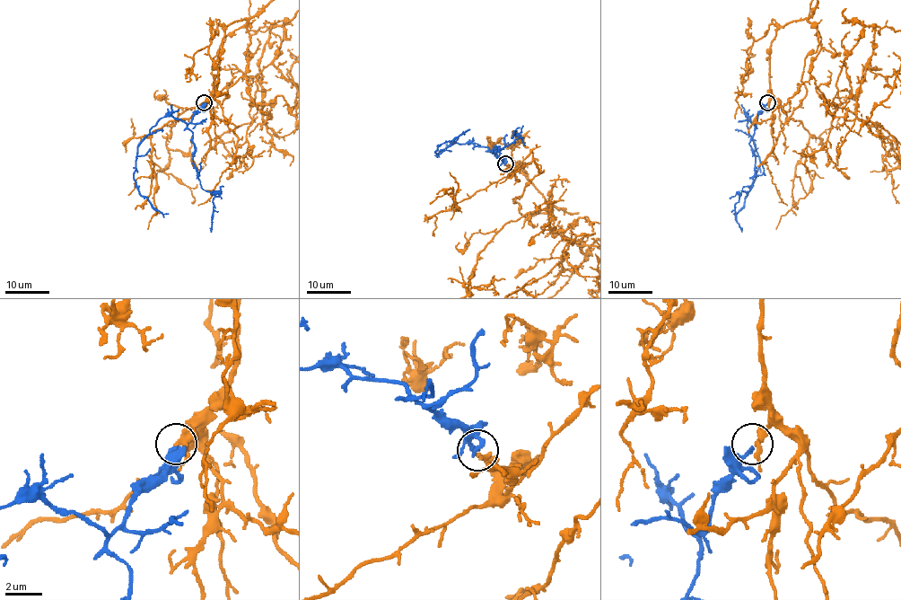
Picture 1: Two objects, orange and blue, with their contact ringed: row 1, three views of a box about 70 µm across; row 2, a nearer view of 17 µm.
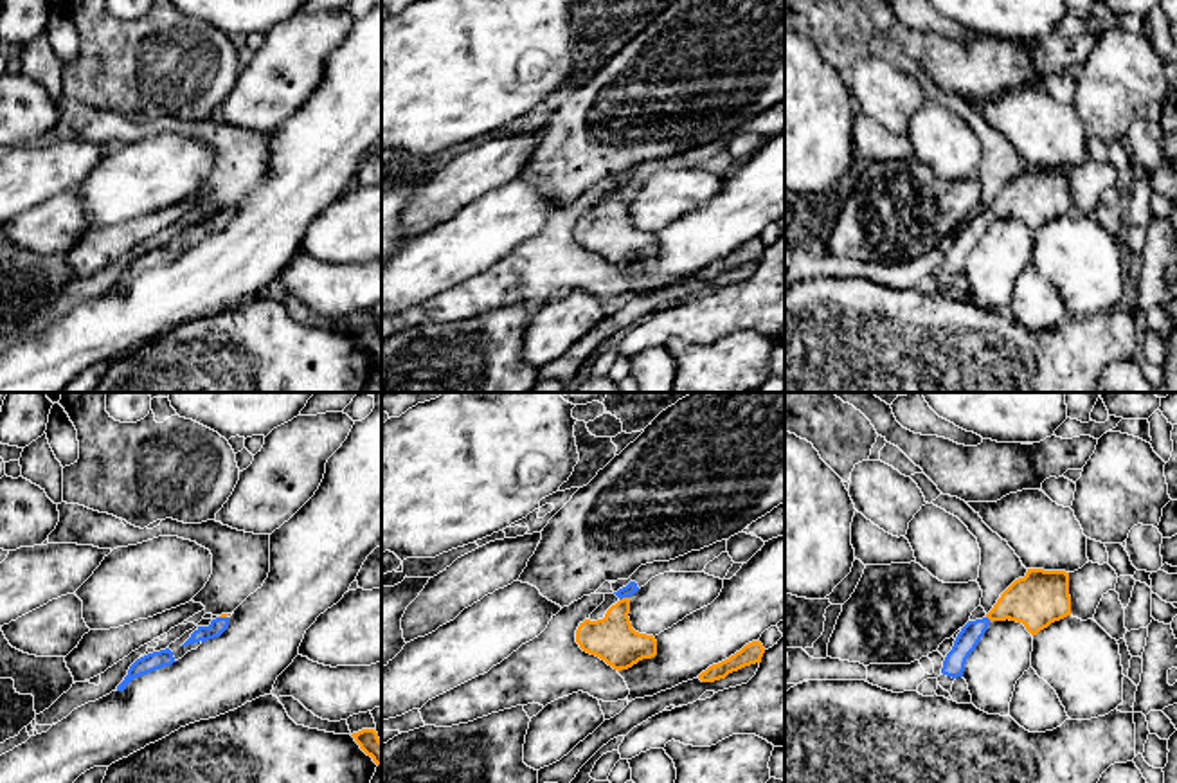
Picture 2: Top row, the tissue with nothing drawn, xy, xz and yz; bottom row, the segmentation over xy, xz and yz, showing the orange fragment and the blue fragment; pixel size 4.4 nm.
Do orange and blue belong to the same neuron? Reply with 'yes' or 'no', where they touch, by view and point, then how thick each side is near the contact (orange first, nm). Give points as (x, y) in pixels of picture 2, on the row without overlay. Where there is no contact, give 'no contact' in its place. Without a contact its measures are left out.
yes | xz (623, 195) | 200/50 nm

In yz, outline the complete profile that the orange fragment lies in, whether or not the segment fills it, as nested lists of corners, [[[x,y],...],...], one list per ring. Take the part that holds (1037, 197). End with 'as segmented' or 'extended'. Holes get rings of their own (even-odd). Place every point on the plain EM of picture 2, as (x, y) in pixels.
[[[1028,166],[986,211],[990,218],[1017,218],[1031,232],[1071,212],[1069,169]]] | as segmented

